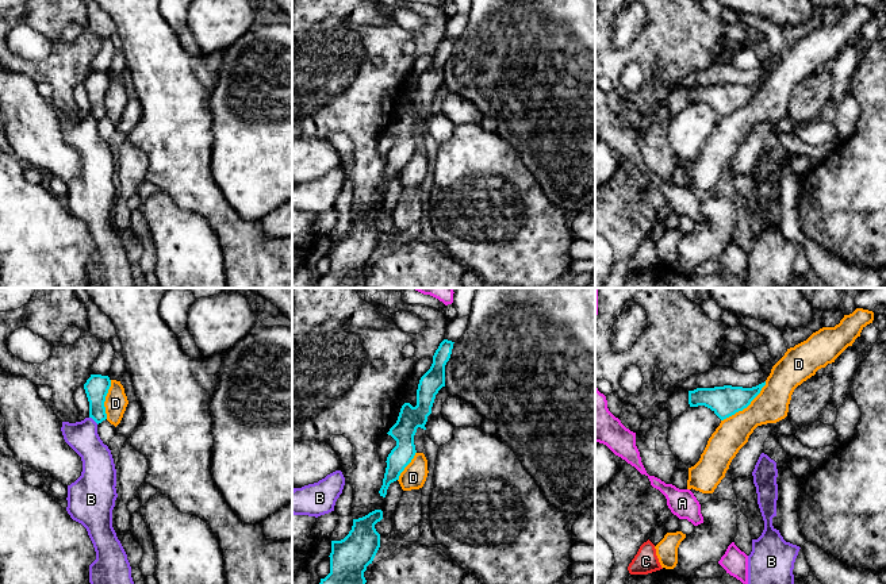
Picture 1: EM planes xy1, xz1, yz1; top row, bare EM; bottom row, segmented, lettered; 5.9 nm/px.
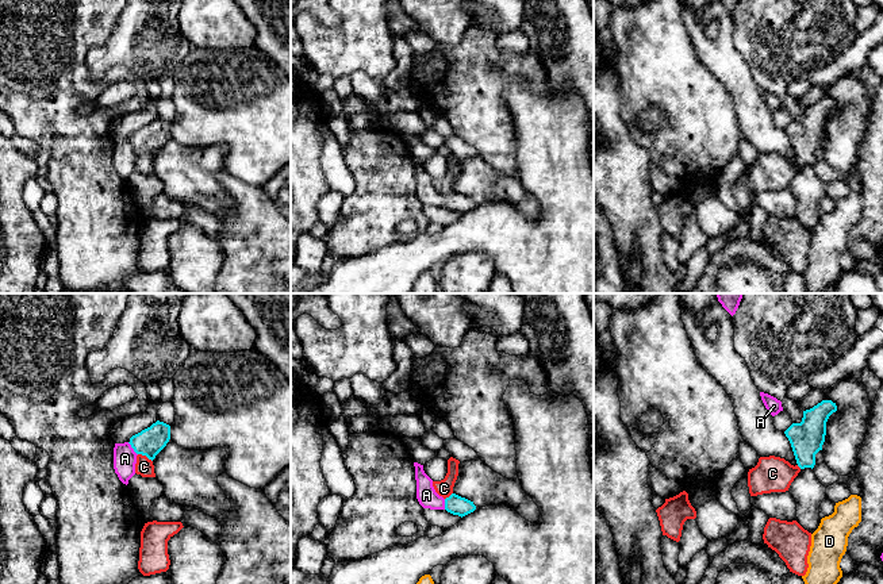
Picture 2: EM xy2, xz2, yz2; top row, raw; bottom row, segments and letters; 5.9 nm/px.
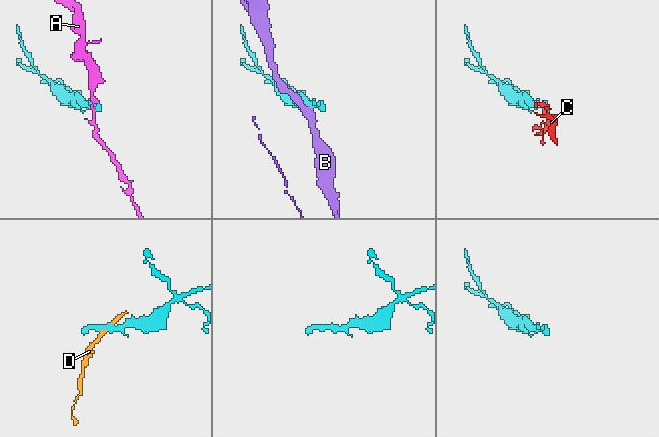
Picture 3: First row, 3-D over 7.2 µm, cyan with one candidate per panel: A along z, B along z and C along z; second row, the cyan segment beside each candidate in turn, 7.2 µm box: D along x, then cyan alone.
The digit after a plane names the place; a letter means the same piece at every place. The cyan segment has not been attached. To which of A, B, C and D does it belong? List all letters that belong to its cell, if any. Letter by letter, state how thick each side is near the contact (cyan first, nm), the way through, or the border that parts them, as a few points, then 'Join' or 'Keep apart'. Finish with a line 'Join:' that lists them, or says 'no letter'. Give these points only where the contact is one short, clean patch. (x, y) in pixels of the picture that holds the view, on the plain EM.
A: Thickness 170 nm (cyan) against 140 nm. Keep apart
B: Thickness 140 nm (cyan) against 180 nm. Boundary: xy1 (89, 114), (98, 120). Keep apart
C: Thickness 170 nm (cyan) against 110 nm. Path across: xy2 (149, 139), (145, 152), (144, 164). Join
D: Thickness 180 nm (cyan) against 200 nm. Boundary: yz1 (766, 79), (760, 89), (745, 104), (721, 118). Keep apart
Join: C

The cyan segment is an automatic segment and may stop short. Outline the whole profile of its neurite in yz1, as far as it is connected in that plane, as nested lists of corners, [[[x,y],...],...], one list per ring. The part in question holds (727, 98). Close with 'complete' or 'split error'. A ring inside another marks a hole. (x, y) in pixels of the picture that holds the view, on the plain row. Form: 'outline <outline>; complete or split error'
outline [[[766,78],[752,85],[732,82],[697,85],[689,88],[689,101],[690,104],[705,103],[724,118],[747,105],[764,82]]]; complete

